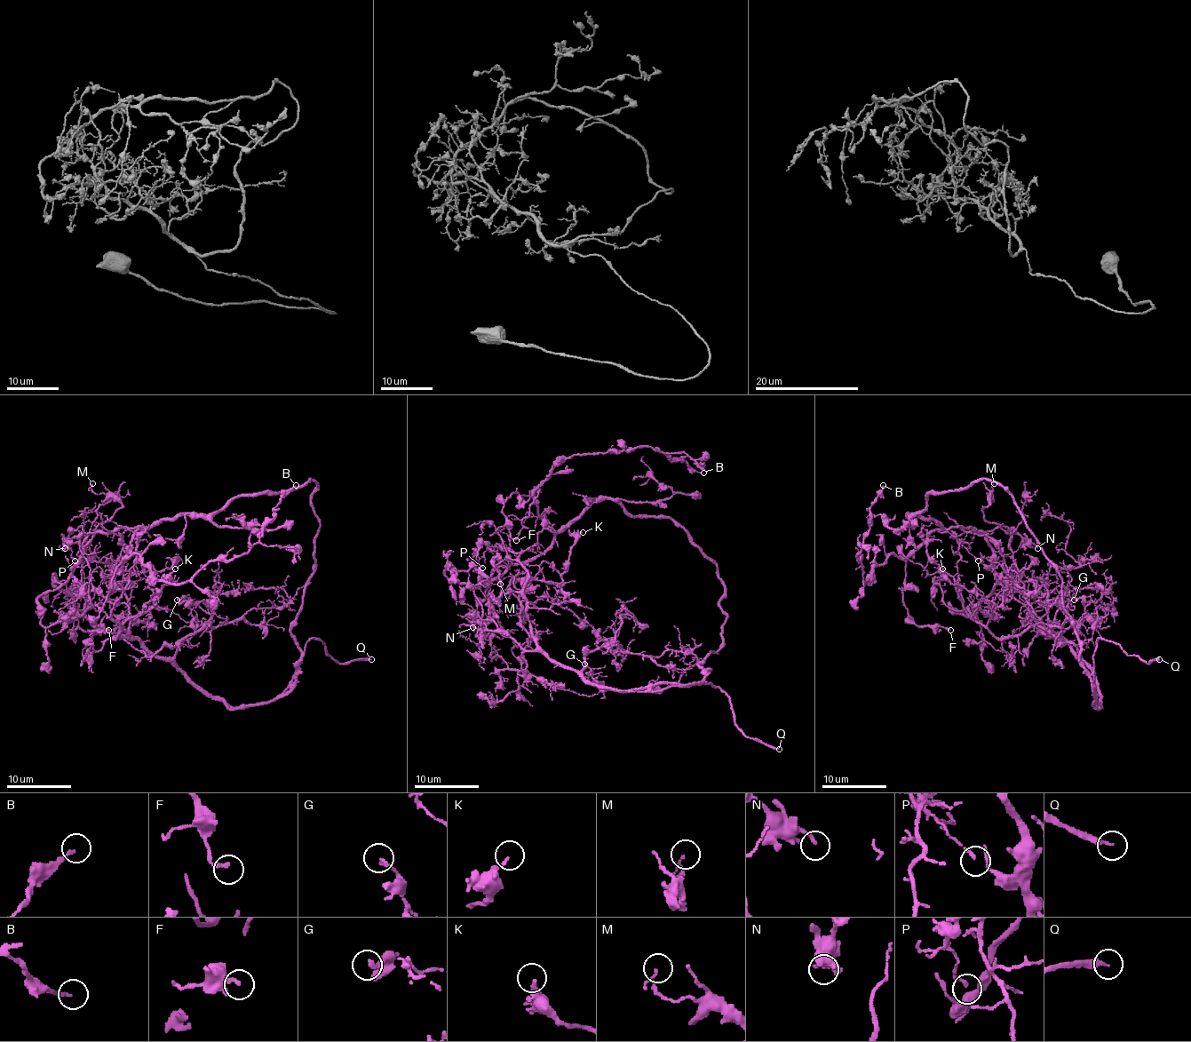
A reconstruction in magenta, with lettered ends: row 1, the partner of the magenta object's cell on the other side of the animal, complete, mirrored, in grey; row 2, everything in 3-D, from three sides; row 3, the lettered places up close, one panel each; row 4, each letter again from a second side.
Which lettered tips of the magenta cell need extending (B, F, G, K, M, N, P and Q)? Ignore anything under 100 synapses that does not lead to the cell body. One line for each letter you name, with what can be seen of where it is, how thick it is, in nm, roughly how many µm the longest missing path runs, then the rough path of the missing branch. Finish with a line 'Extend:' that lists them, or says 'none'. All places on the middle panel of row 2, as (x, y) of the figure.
Q: (779, 749) | 280 nm | 60 µm
Extend: Q

